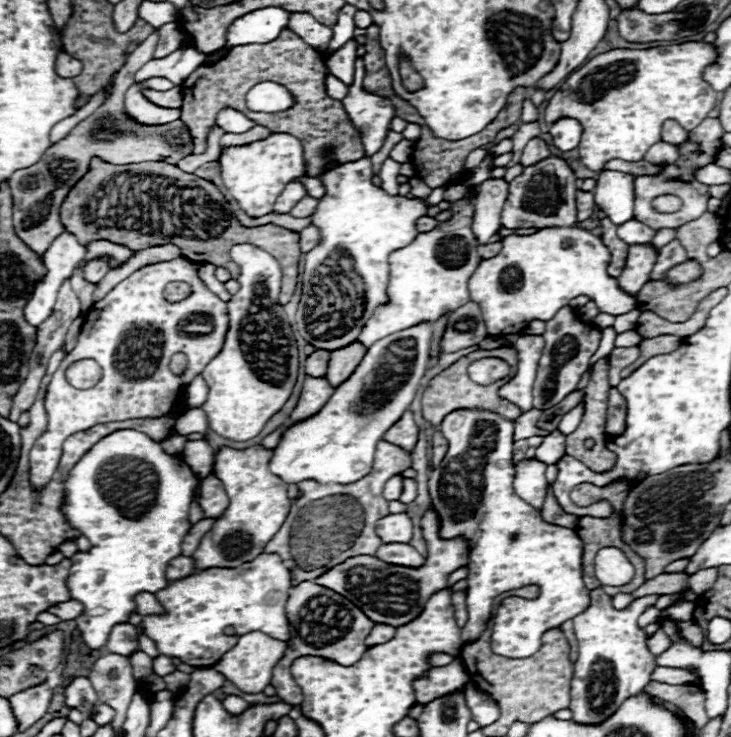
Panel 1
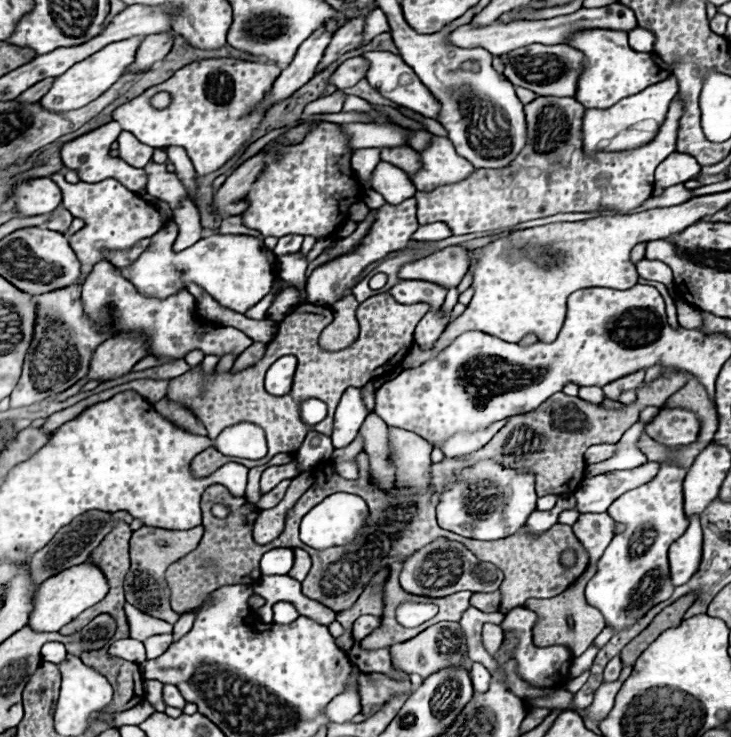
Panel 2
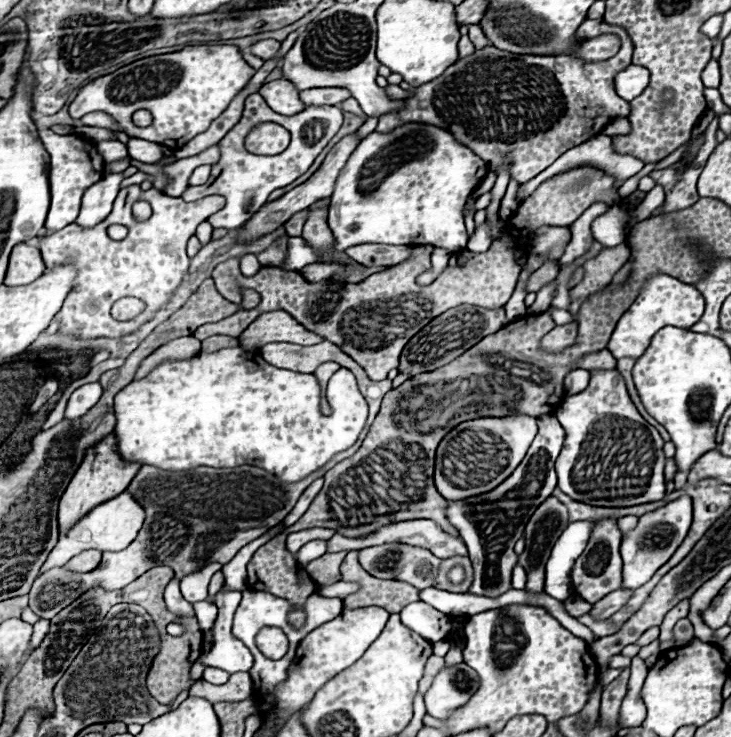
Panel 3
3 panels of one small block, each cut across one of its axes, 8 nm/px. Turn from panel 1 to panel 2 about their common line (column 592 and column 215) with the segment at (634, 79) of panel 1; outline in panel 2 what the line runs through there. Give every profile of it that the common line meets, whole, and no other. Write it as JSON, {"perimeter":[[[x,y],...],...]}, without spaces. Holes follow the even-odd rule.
{"perimeter":[[[206,58],[180,68],[172,78],[148,88],[138,98],[118,106],[112,118],[120,122],[122,130],[132,132],[142,144],[152,148],[182,146],[198,176],[210,174],[222,168],[256,132],[268,110],[254,110],[264,102],[264,96],[272,90],[274,80],[280,76],[276,64],[250,62],[238,58]],[[156,92],[170,92],[172,104],[164,110],[150,106],[150,98]]]}

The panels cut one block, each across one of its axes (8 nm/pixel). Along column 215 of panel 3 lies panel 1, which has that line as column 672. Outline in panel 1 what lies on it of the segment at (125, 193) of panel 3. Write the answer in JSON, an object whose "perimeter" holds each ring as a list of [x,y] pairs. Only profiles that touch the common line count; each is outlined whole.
{"perimeter":[[[658,196],[652,200],[652,208],[656,212],[662,212],[662,214],[678,212],[682,208],[682,200],[678,200],[676,196]]]}

